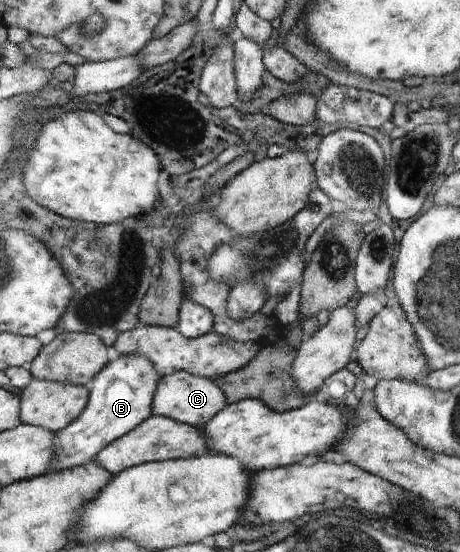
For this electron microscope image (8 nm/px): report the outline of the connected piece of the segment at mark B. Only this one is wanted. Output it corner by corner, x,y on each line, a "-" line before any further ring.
143,353
118,355
89,384
88,406
79,418
56,434
56,464
50,471
74,467
97,459
99,451
150,418
162,375

